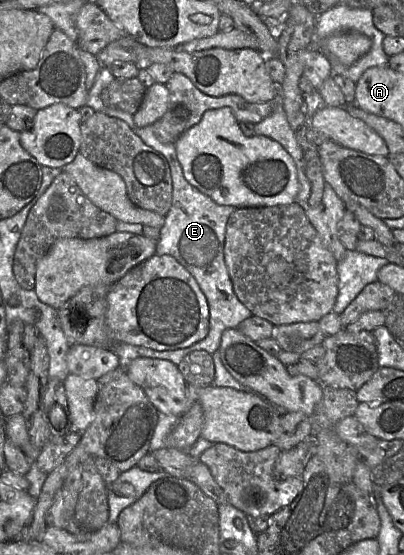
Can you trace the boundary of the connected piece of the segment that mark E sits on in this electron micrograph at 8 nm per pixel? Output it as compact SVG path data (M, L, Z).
M80 47L79 55L85 67L85 85L89 90L86 105L95 112L103 112L111 117L123 120L147 146L160 152L167 159L173 187L172 205L165 216L165 223L160 229L160 237L155 251L157 255L170 255L174 257L195 278L201 291L206 296L209 307L208 335L203 340L189 347L172 351L157 351L146 347L118 343L108 350L112 351L119 358L121 365L136 358L163 359L178 365L186 355L195 350L204 350L212 355L219 349L221 336L225 330L237 328L241 322L252 316L251 311L239 301L234 293L224 258L227 221L237 208L215 203L210 197L200 192L186 180L177 159L175 144L161 142L156 137L151 126L137 127L133 115L120 109L106 106L101 99L101 92L114 81L115 77L109 68L101 65L96 55L84 51Z

